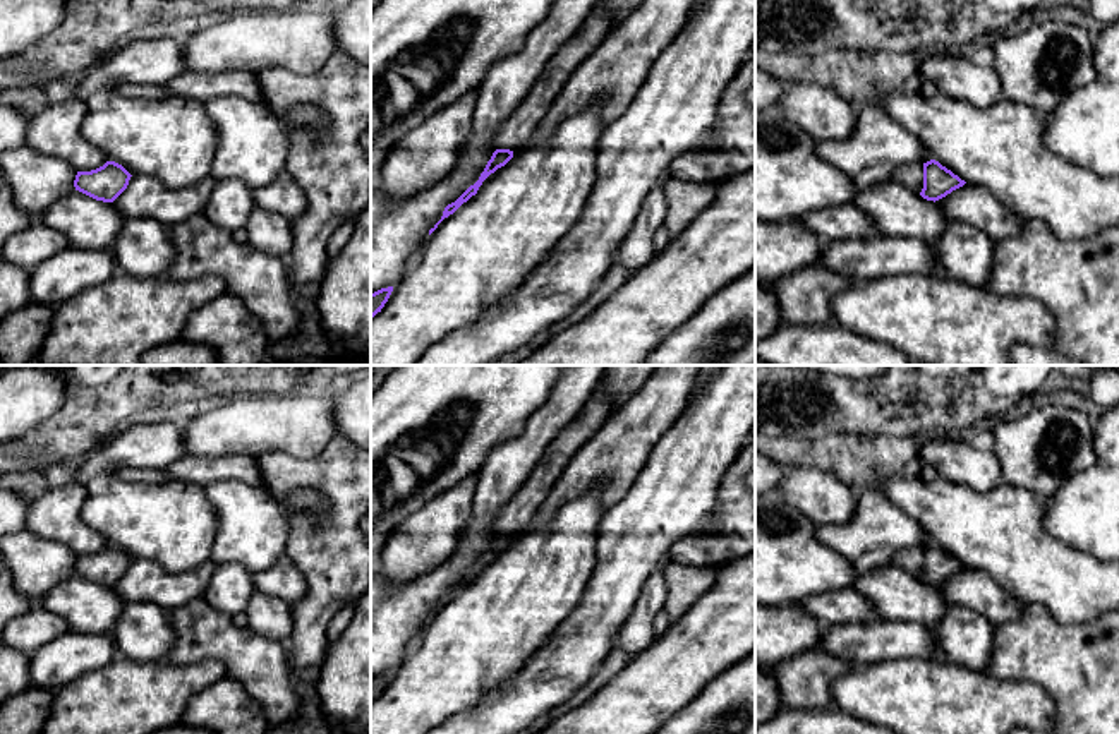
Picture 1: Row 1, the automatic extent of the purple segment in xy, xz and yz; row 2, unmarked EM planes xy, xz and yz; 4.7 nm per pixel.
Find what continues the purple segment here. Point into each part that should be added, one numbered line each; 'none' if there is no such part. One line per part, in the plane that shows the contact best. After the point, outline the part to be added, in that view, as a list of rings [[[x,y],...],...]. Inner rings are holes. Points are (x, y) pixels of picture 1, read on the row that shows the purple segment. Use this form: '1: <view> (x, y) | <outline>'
1: yz (910, 175) | [[[923,163],[903,165],[891,178],[920,194],[923,189]]]

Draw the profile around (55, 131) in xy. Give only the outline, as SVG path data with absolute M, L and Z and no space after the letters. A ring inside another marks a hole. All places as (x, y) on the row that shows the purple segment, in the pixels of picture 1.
M81 99L53 103L33 113L24 146L67 161L76 171L103 166L106 156L86 141L81 125L91 105Z

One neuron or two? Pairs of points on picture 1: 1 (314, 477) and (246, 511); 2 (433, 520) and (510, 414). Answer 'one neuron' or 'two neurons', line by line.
1: two neurons
2: two neurons

